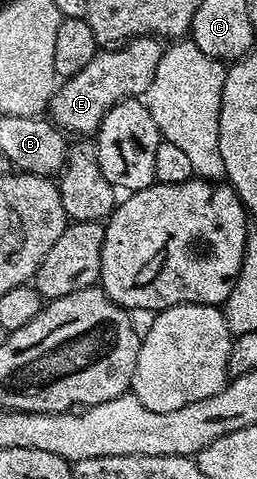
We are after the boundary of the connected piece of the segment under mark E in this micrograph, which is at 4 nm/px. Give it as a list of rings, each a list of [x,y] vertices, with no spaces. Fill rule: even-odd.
[[[154,36],[131,38],[117,48],[99,49],[86,67],[80,68],[76,76],[65,79],[55,89],[48,107],[53,124],[70,136],[97,135],[98,125],[117,102],[123,102],[125,98],[141,99],[148,92],[163,49],[163,43]]]

